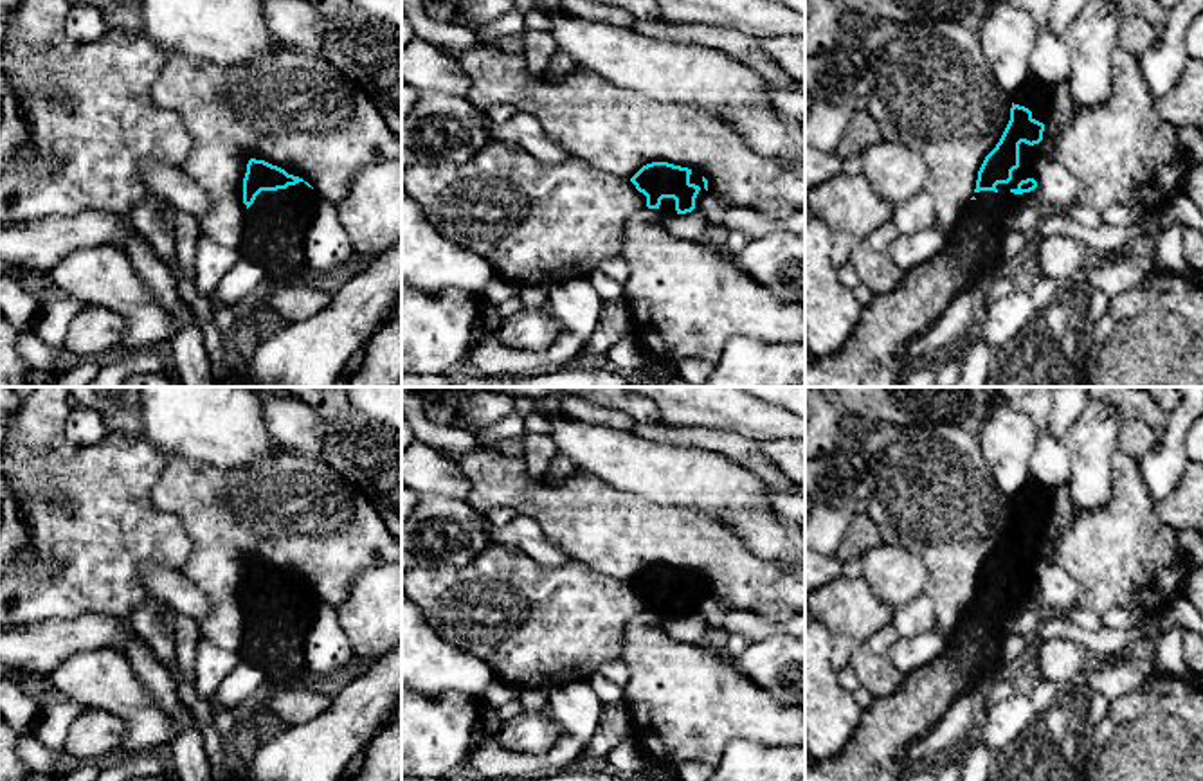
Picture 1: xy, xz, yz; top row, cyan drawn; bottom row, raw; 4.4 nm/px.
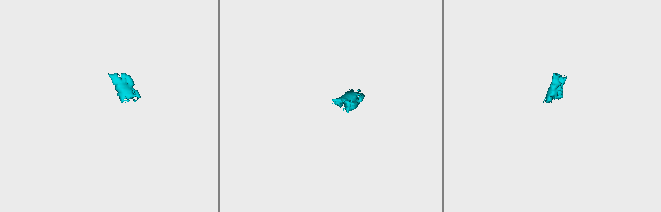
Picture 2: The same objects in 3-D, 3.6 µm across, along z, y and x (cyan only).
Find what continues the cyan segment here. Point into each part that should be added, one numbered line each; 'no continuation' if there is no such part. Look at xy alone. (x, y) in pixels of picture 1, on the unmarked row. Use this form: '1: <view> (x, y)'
1: xy (276, 628)

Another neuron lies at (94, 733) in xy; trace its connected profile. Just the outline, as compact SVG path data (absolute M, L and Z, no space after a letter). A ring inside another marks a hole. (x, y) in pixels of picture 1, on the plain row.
M86 709L68 729L63 754L92 763L119 745L124 734L124 722L99 709Z

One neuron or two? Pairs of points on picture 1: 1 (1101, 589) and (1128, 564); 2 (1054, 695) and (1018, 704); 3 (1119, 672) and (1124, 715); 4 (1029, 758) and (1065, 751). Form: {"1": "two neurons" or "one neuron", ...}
{"1": "one neuron", "2": "two neurons", "3": "two neurons", "4": "one neuron"}

